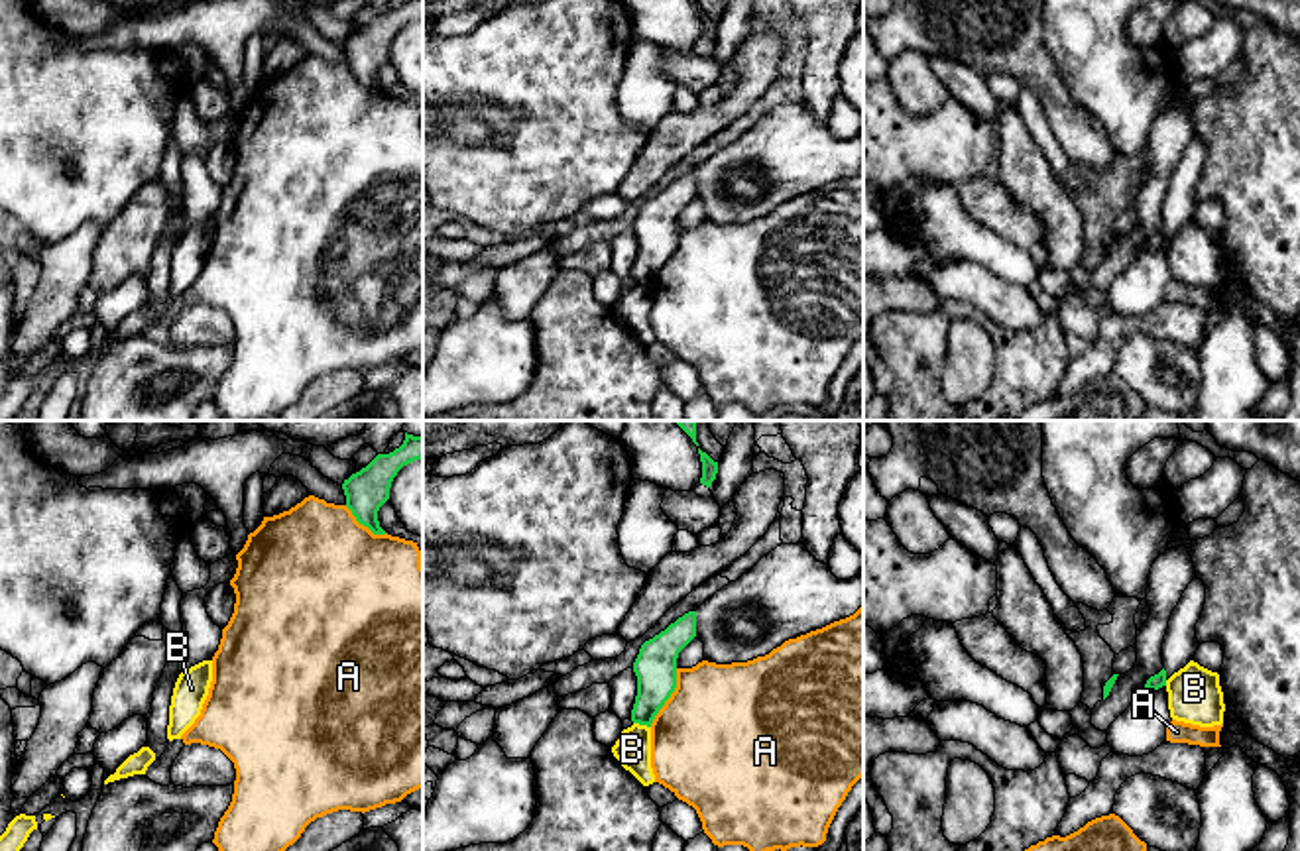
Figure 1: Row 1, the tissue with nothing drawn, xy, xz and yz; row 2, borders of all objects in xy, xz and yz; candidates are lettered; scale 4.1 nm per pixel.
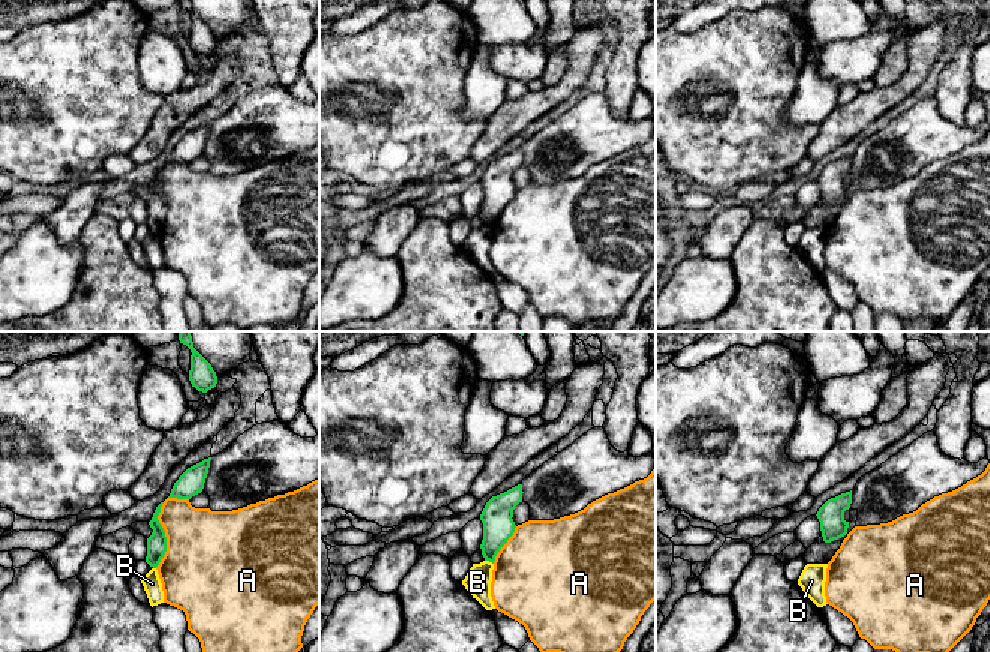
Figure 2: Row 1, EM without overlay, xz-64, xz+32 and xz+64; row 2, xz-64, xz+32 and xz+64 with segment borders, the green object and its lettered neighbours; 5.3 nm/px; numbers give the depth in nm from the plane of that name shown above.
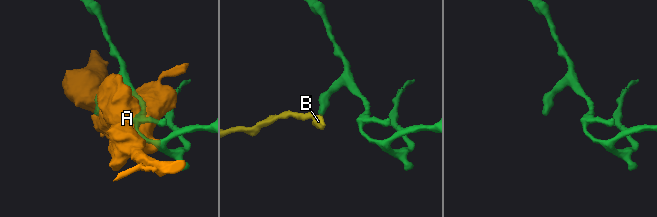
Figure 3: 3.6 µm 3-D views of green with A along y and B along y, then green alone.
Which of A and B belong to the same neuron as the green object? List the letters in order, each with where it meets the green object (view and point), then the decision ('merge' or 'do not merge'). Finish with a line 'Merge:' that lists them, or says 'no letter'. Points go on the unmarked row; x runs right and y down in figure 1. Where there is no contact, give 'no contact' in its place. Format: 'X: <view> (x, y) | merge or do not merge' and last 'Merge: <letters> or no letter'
A: xz (669, 256) | do not merge
B: xz (642, 283) | do not merge
Merge: no letter

